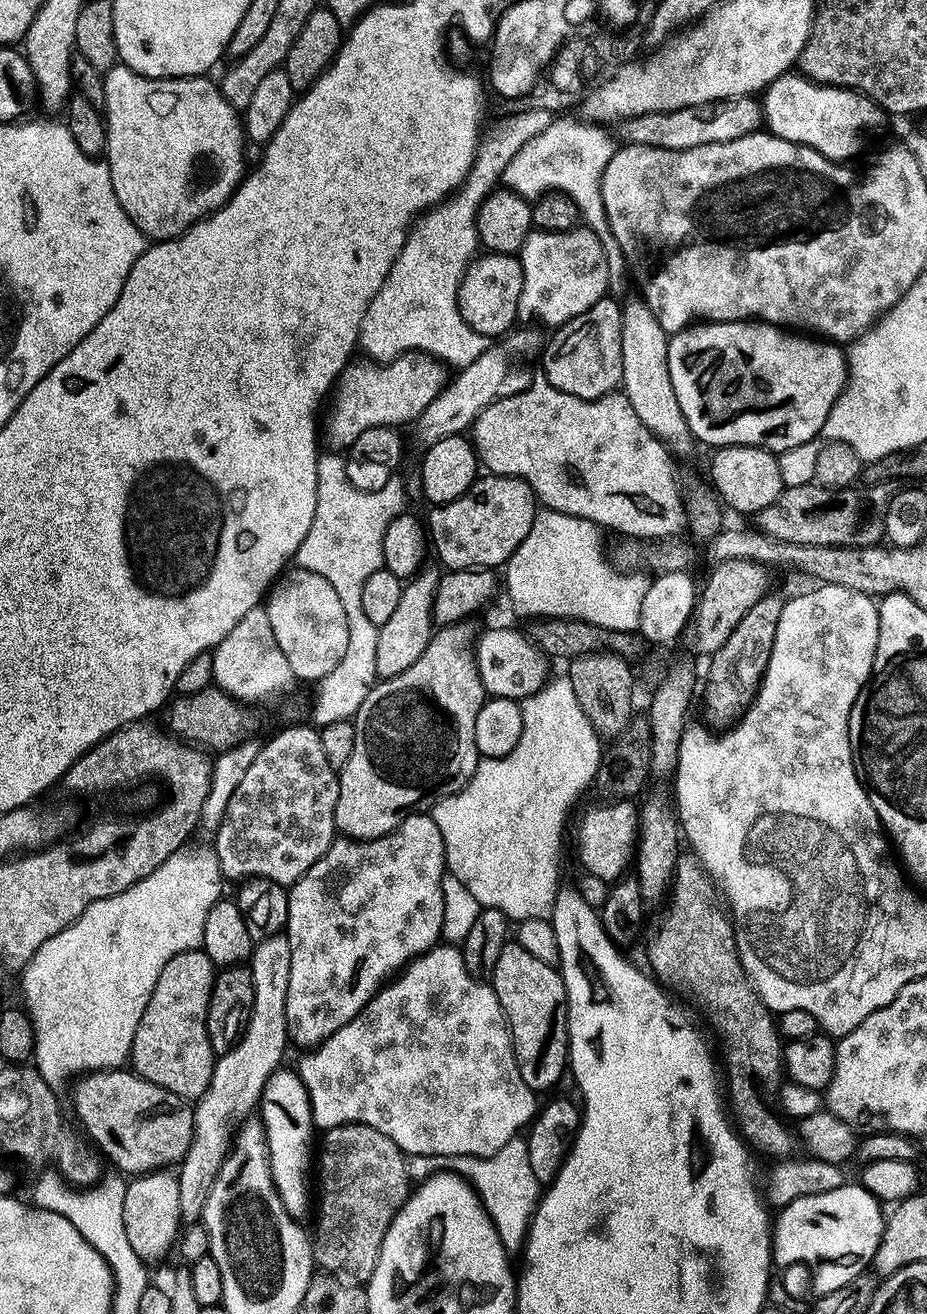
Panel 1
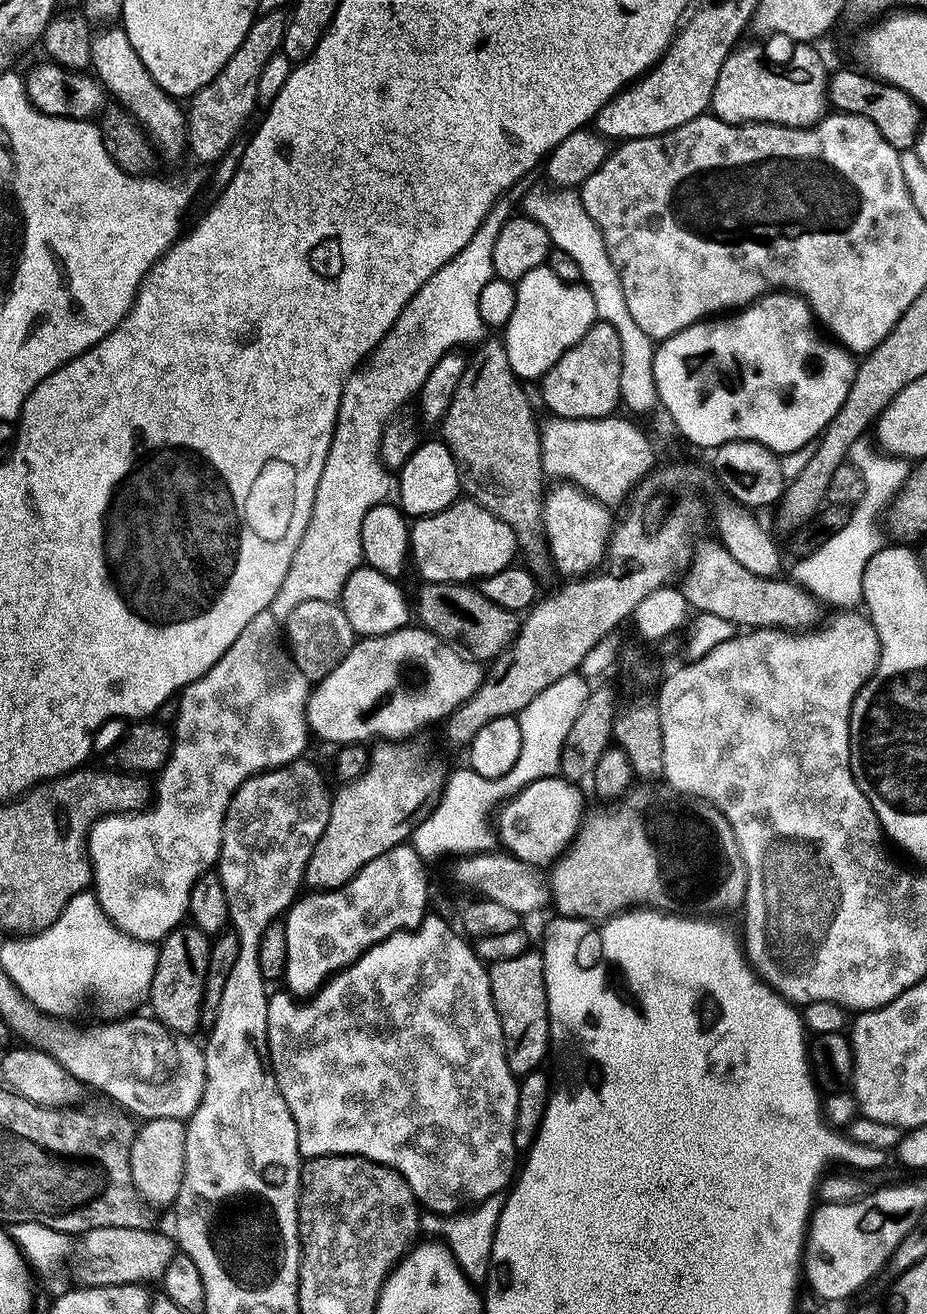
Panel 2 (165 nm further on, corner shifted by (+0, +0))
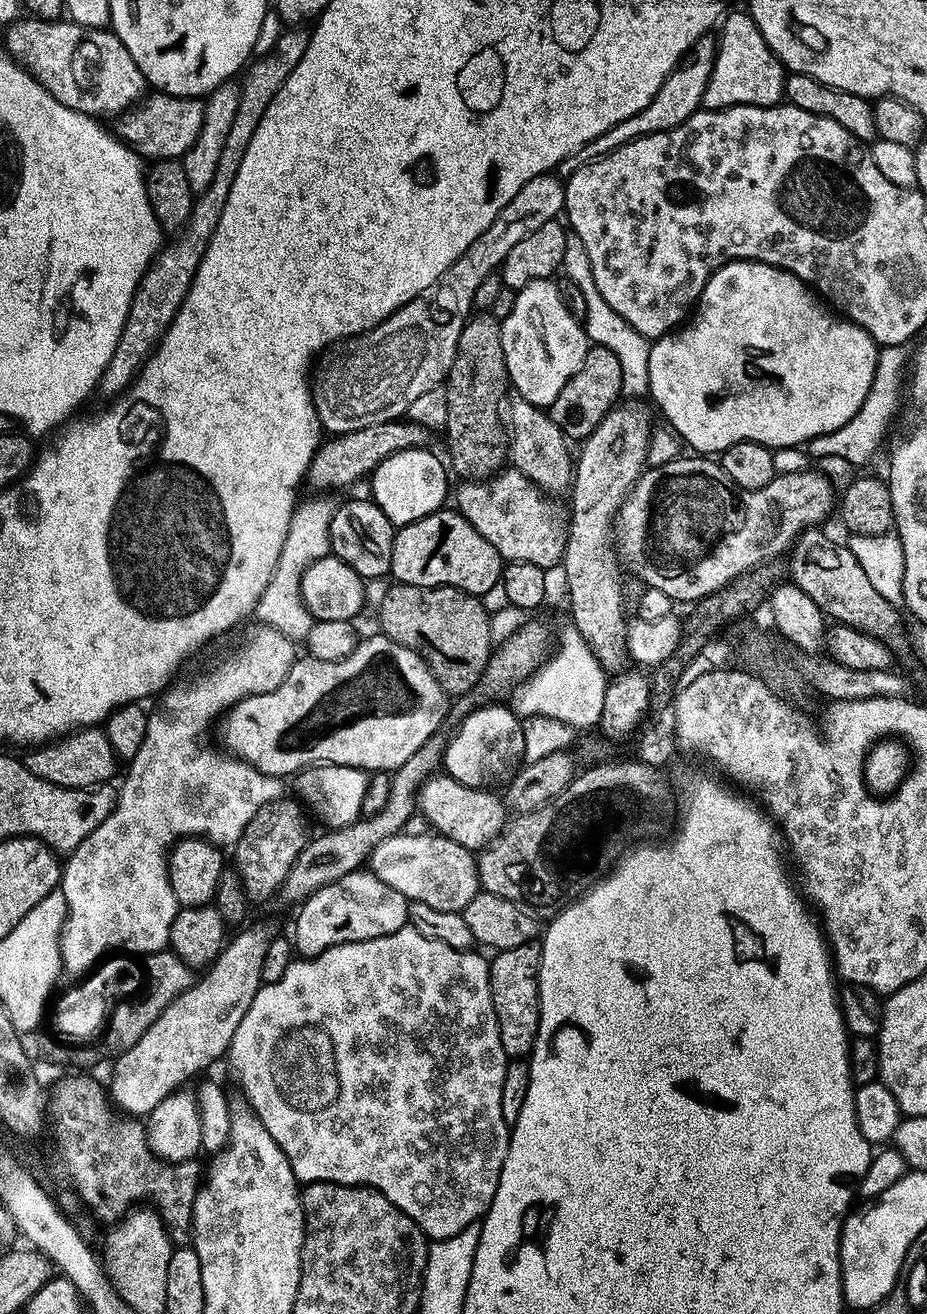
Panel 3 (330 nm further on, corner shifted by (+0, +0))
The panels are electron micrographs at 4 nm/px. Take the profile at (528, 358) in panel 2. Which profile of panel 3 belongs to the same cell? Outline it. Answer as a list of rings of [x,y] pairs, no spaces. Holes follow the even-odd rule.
[[[551,279],[535,280],[516,292],[516,301],[510,314],[502,322],[501,338],[505,364],[508,367],[508,378],[511,387],[517,388],[519,399],[530,402],[535,408],[547,409],[562,394],[562,386],[578,372],[578,366],[586,358],[590,341],[584,333],[583,323],[570,314],[566,302],[562,302],[559,287]]]

